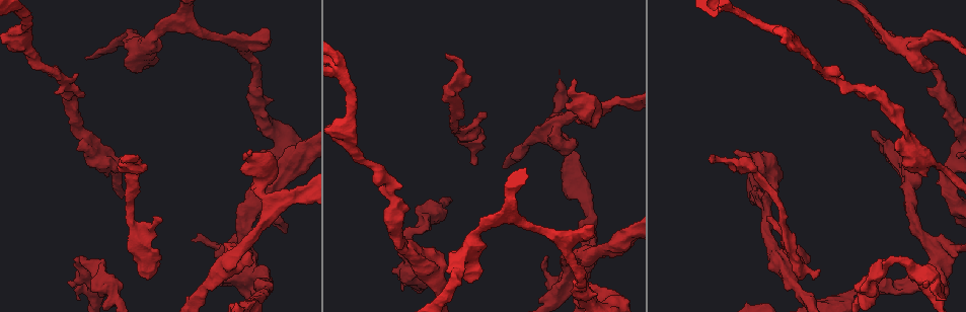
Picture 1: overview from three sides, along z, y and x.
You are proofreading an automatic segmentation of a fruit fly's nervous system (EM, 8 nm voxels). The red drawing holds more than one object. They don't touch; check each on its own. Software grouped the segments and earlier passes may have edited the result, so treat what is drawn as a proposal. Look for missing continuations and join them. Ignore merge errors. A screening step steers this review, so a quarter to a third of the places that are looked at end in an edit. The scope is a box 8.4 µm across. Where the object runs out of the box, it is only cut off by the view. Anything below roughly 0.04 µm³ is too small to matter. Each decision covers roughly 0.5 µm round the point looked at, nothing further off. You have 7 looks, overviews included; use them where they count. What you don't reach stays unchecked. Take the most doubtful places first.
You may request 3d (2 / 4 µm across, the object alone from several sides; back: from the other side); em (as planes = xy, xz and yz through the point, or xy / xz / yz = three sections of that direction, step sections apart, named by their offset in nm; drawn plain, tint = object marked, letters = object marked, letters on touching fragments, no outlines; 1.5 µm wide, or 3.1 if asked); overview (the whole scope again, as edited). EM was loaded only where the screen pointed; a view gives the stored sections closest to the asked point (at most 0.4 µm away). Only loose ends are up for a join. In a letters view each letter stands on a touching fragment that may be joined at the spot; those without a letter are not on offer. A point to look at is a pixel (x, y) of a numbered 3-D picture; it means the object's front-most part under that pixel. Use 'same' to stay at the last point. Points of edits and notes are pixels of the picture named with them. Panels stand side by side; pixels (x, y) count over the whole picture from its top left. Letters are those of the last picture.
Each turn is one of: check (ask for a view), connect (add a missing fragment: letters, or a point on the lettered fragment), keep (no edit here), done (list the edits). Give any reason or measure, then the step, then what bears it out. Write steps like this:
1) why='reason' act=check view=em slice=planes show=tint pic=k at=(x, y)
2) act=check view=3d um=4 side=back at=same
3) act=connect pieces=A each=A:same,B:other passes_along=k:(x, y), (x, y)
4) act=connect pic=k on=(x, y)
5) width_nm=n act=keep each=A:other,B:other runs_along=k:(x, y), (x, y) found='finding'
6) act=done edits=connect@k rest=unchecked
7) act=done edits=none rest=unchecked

why='branch stops here' act=check view=3d um=2 pic=1 at=(68, 281)

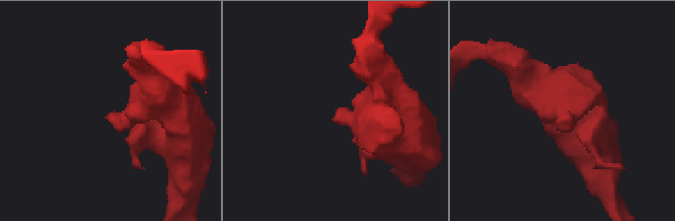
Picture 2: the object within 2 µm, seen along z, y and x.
why='shape alone is not enough' act=check view=em slice=planes show=tint pic=2 at=(336, 121)

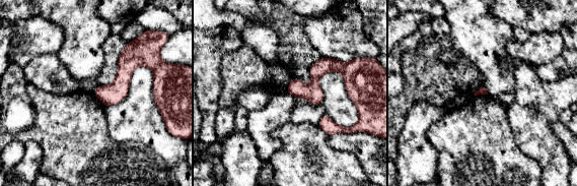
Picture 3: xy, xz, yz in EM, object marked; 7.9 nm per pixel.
why='what lies round it' act=check view=em slice=planes show=letters at=same

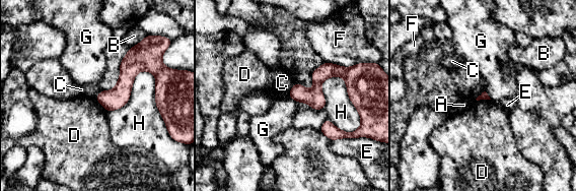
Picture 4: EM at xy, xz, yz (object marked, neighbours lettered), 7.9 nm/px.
longest_contact=H:480nm act=keep each=A:other,B:other,C:other,D:other,E:other,F:other,G:other,H:other border=4:(288, 97), (297, 103) found='no lettered fragment goes on from it'

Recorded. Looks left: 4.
why='branch stops here' act=check view=3d um=4 side=back pic=1 at=(936, 67)

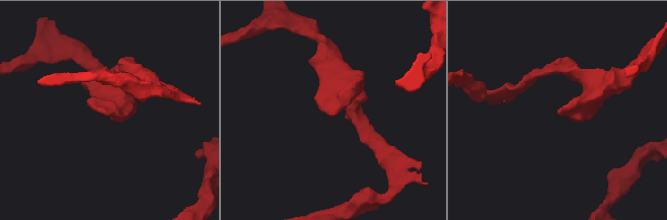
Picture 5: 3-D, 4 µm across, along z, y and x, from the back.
why='shape alone is not enough' act=check view=em slice=yz step=8 show=tint pic=5 at=(329, 115)

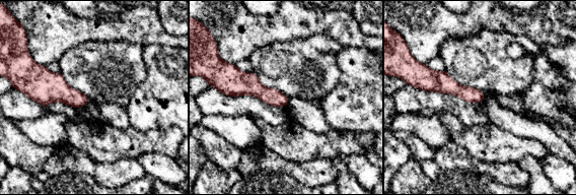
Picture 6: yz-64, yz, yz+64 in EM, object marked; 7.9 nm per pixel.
act=check view=em slice=yz step=8 show=letters at=same

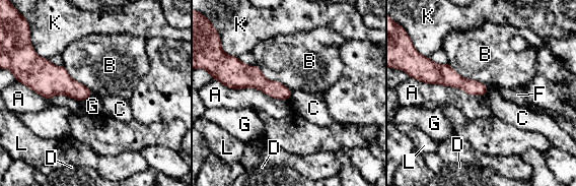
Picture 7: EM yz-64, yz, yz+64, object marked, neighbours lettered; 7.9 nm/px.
act=keep each=A:other,B:other,C:other,D:other,F:other,G:other,K:other,L:other runs_along=7:(424, 79), (452, 78), (485, 89) found='none of them fits'

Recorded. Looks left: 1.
why='free end' act=check view=em slice=planes show=letters pic=1 at=(550, 135)

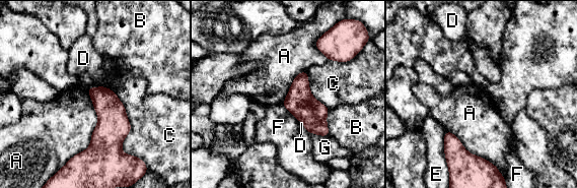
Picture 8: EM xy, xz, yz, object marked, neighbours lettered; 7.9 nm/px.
width_nm=220 act=keep each=A:other,B:other,C:other,D:other,E:other,F:other,G:other border=8:(88, 88), (97, 124), (66, 163) found='none of them fits'

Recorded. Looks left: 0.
act=done edits=none rest=unchecked

